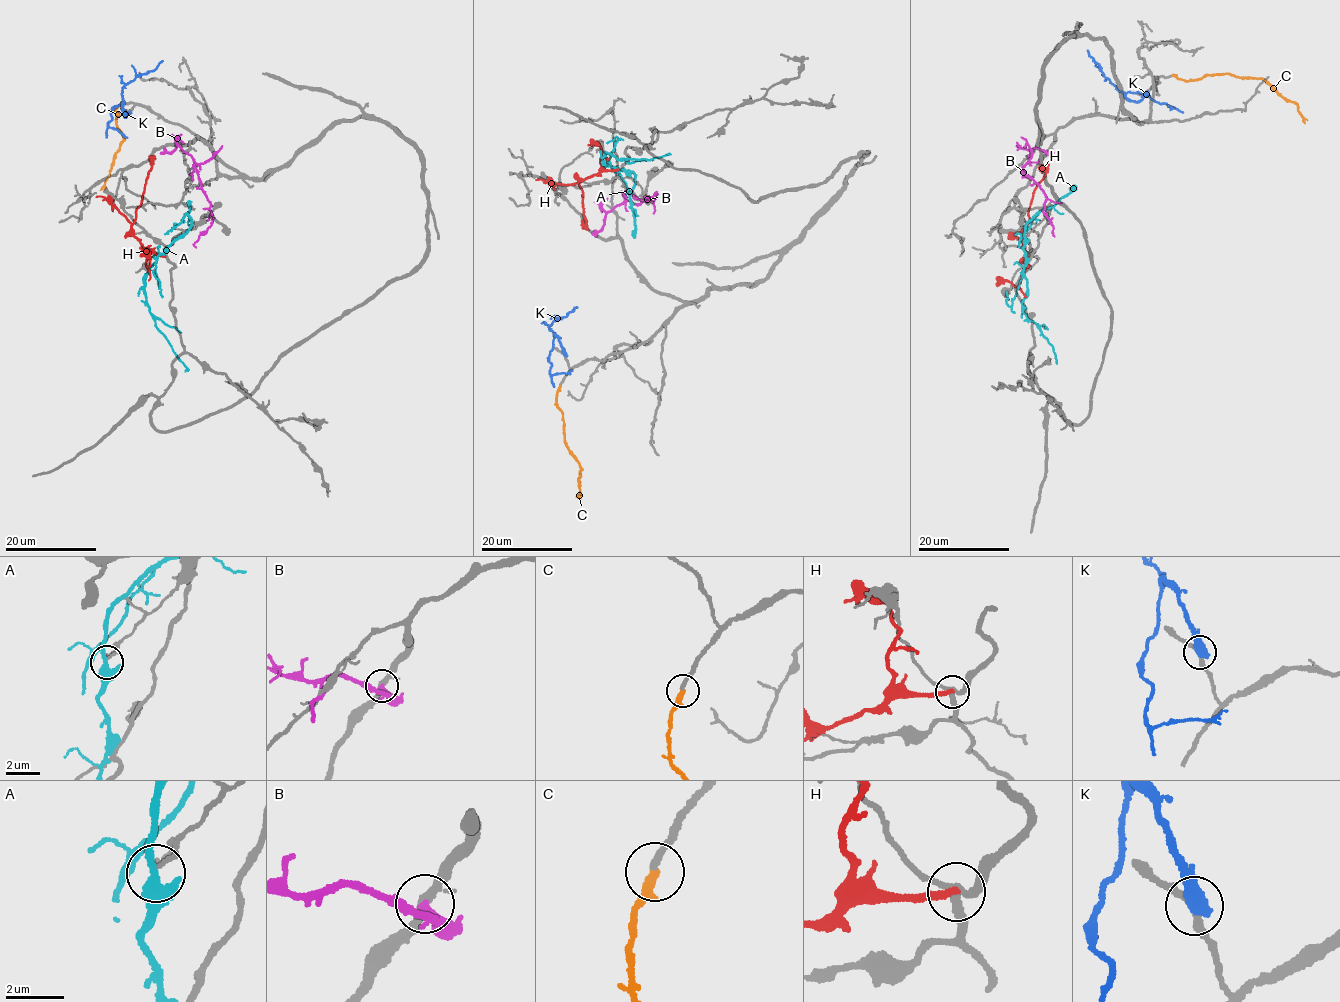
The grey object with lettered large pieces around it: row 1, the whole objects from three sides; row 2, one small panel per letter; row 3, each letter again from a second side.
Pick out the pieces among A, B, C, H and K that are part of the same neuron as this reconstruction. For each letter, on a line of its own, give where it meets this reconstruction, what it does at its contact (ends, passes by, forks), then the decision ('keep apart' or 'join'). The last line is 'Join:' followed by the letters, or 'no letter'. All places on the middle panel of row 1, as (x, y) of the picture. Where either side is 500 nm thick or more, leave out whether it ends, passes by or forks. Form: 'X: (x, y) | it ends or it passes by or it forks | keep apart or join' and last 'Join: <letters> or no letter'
A: (630, 172) | it passes by | keep apart
B: (593, 231) | it ends | keep apart
C: (560, 386) | it ends | join
H: (618, 169) | it ends | keep apart
K: (564, 354) | keep apart
Join: C

